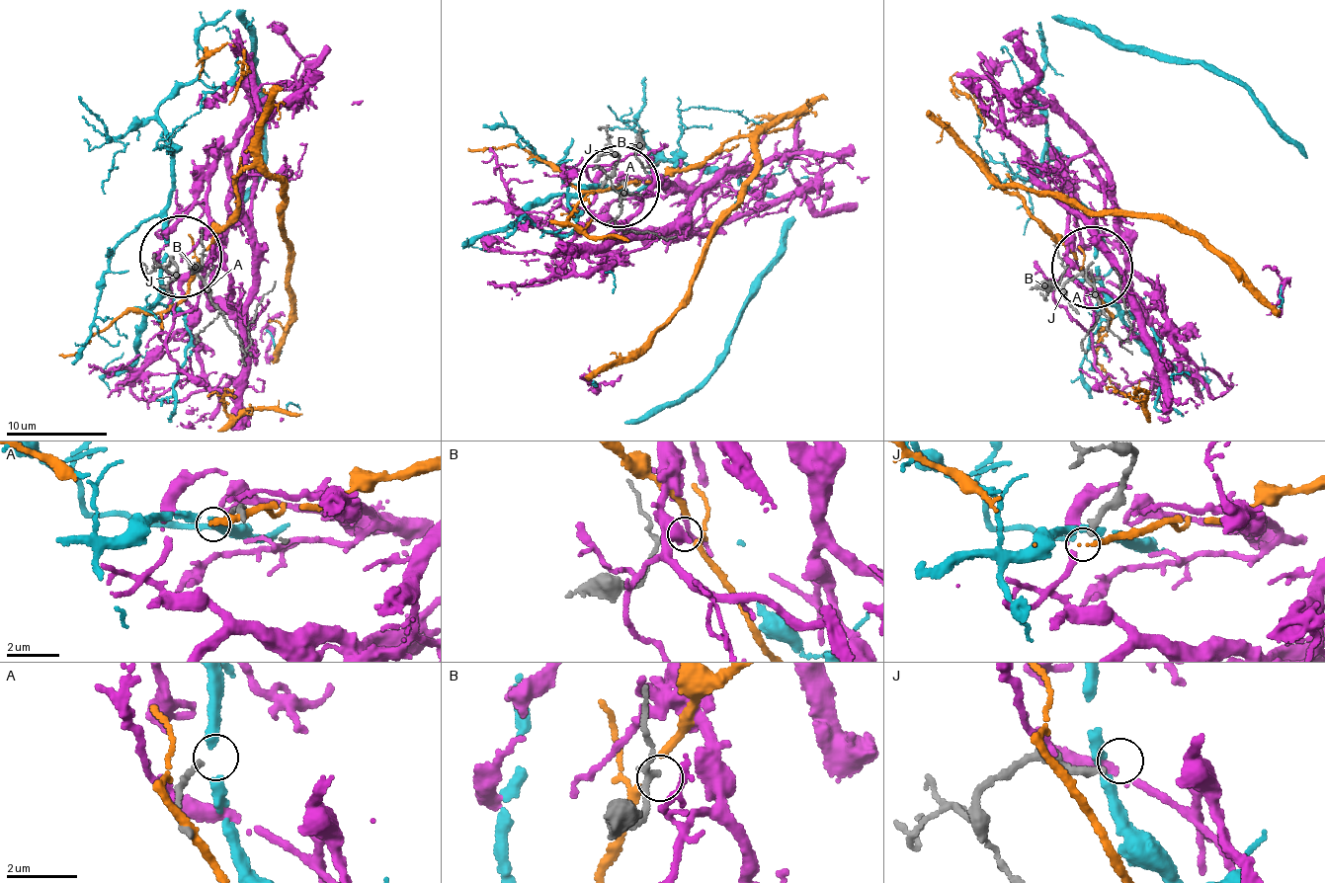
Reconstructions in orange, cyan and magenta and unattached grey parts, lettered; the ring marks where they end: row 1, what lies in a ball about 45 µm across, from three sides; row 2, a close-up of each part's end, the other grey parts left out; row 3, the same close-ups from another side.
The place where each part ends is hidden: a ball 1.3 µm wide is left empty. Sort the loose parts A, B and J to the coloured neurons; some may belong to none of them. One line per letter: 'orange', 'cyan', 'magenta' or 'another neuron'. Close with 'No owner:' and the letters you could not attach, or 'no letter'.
A: cyan
B: orange
J: another neuron
No owner: J

